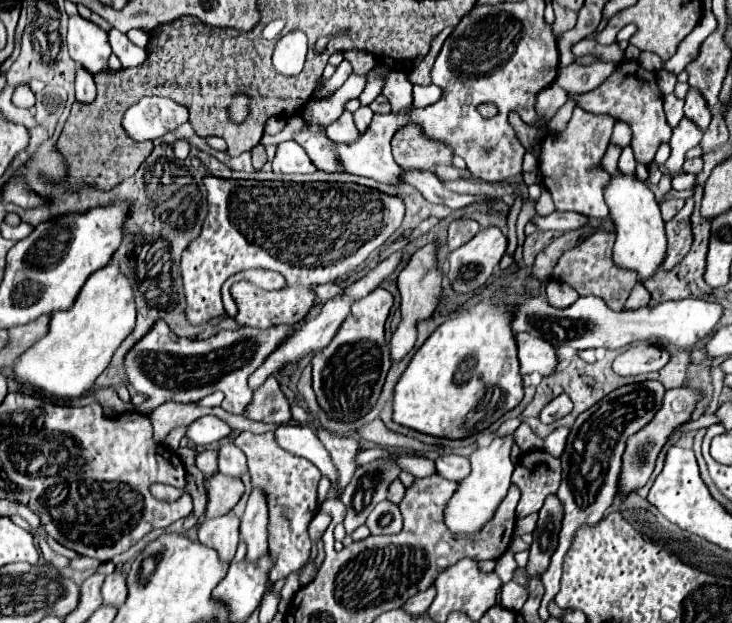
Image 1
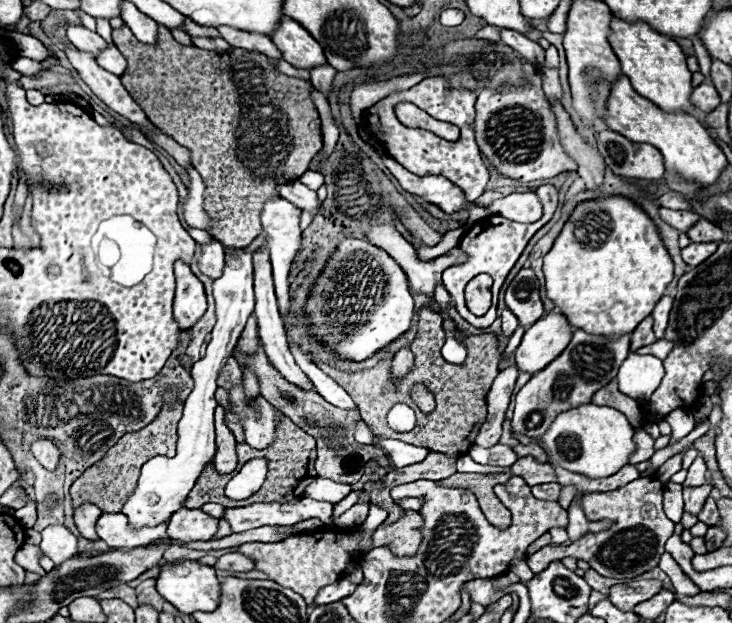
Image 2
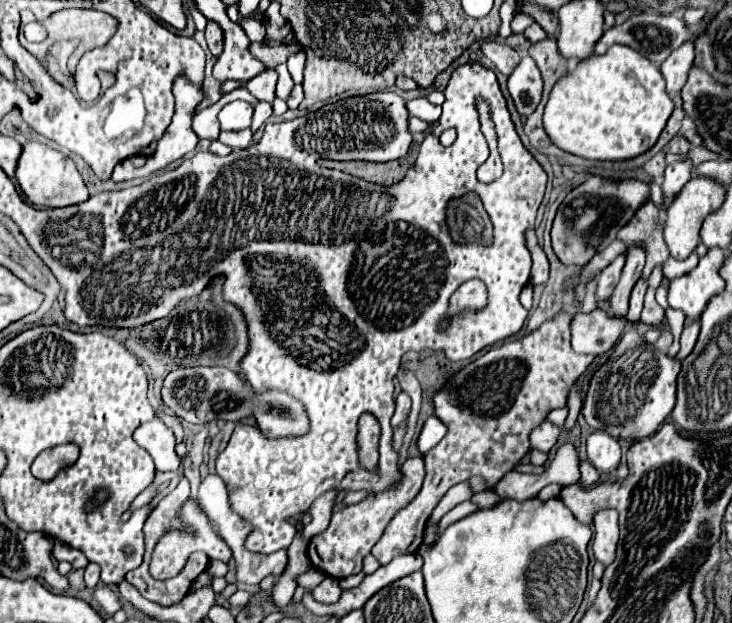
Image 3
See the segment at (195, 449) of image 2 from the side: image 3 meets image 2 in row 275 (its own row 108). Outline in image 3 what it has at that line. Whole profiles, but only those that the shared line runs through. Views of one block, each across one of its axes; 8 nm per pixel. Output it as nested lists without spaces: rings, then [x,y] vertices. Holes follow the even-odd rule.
[[[230,102],[226,104],[220,114],[218,114],[218,120],[220,120],[220,128],[222,130],[246,130],[250,128],[250,120],[252,120],[252,106],[248,102]]]

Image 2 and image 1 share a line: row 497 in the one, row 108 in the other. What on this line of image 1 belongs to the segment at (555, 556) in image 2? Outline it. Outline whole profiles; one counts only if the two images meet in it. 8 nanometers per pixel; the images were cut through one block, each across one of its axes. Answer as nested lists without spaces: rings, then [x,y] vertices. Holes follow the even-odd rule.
[[[622,62],[618,70],[604,80],[596,90],[574,96],[570,98],[576,100],[576,104],[584,110],[590,110],[594,114],[610,114],[618,120],[626,120],[632,128],[632,150],[638,162],[650,164],[654,160],[654,154],[662,142],[670,140],[672,128],[666,122],[666,114],[662,110],[662,92],[656,82],[656,74],[644,70],[638,62]]]

